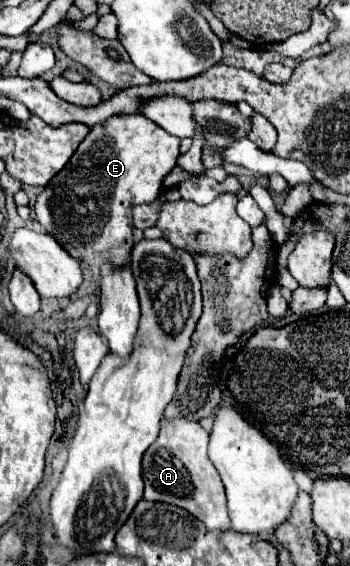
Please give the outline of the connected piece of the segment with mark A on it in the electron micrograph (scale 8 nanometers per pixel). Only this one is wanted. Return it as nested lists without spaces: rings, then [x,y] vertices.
[[[184,418],[162,420],[162,430],[156,442],[148,448],[142,460],[144,498],[152,502],[166,502],[188,510],[194,518],[204,522],[208,530],[230,530],[226,512],[226,496],[222,480],[208,458],[210,434],[198,424]]]

